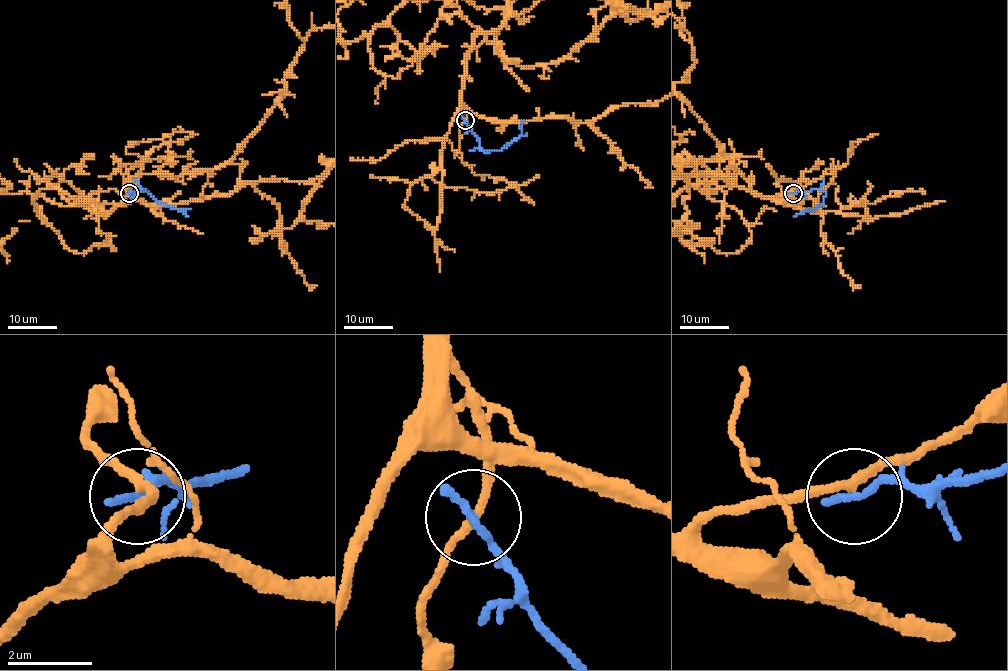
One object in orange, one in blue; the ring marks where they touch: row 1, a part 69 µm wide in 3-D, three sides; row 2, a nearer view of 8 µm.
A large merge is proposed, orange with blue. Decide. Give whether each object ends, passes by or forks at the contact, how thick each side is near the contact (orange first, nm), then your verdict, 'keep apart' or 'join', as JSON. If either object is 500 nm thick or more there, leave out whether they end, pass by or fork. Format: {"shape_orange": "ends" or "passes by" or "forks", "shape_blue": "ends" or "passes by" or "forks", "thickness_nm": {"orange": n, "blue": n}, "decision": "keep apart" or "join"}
{"shape_orange": "passes by", "shape_blue": "ends", "thickness_nm": {"orange": 190, "blue": 220}, "decision": "keep apart"}

